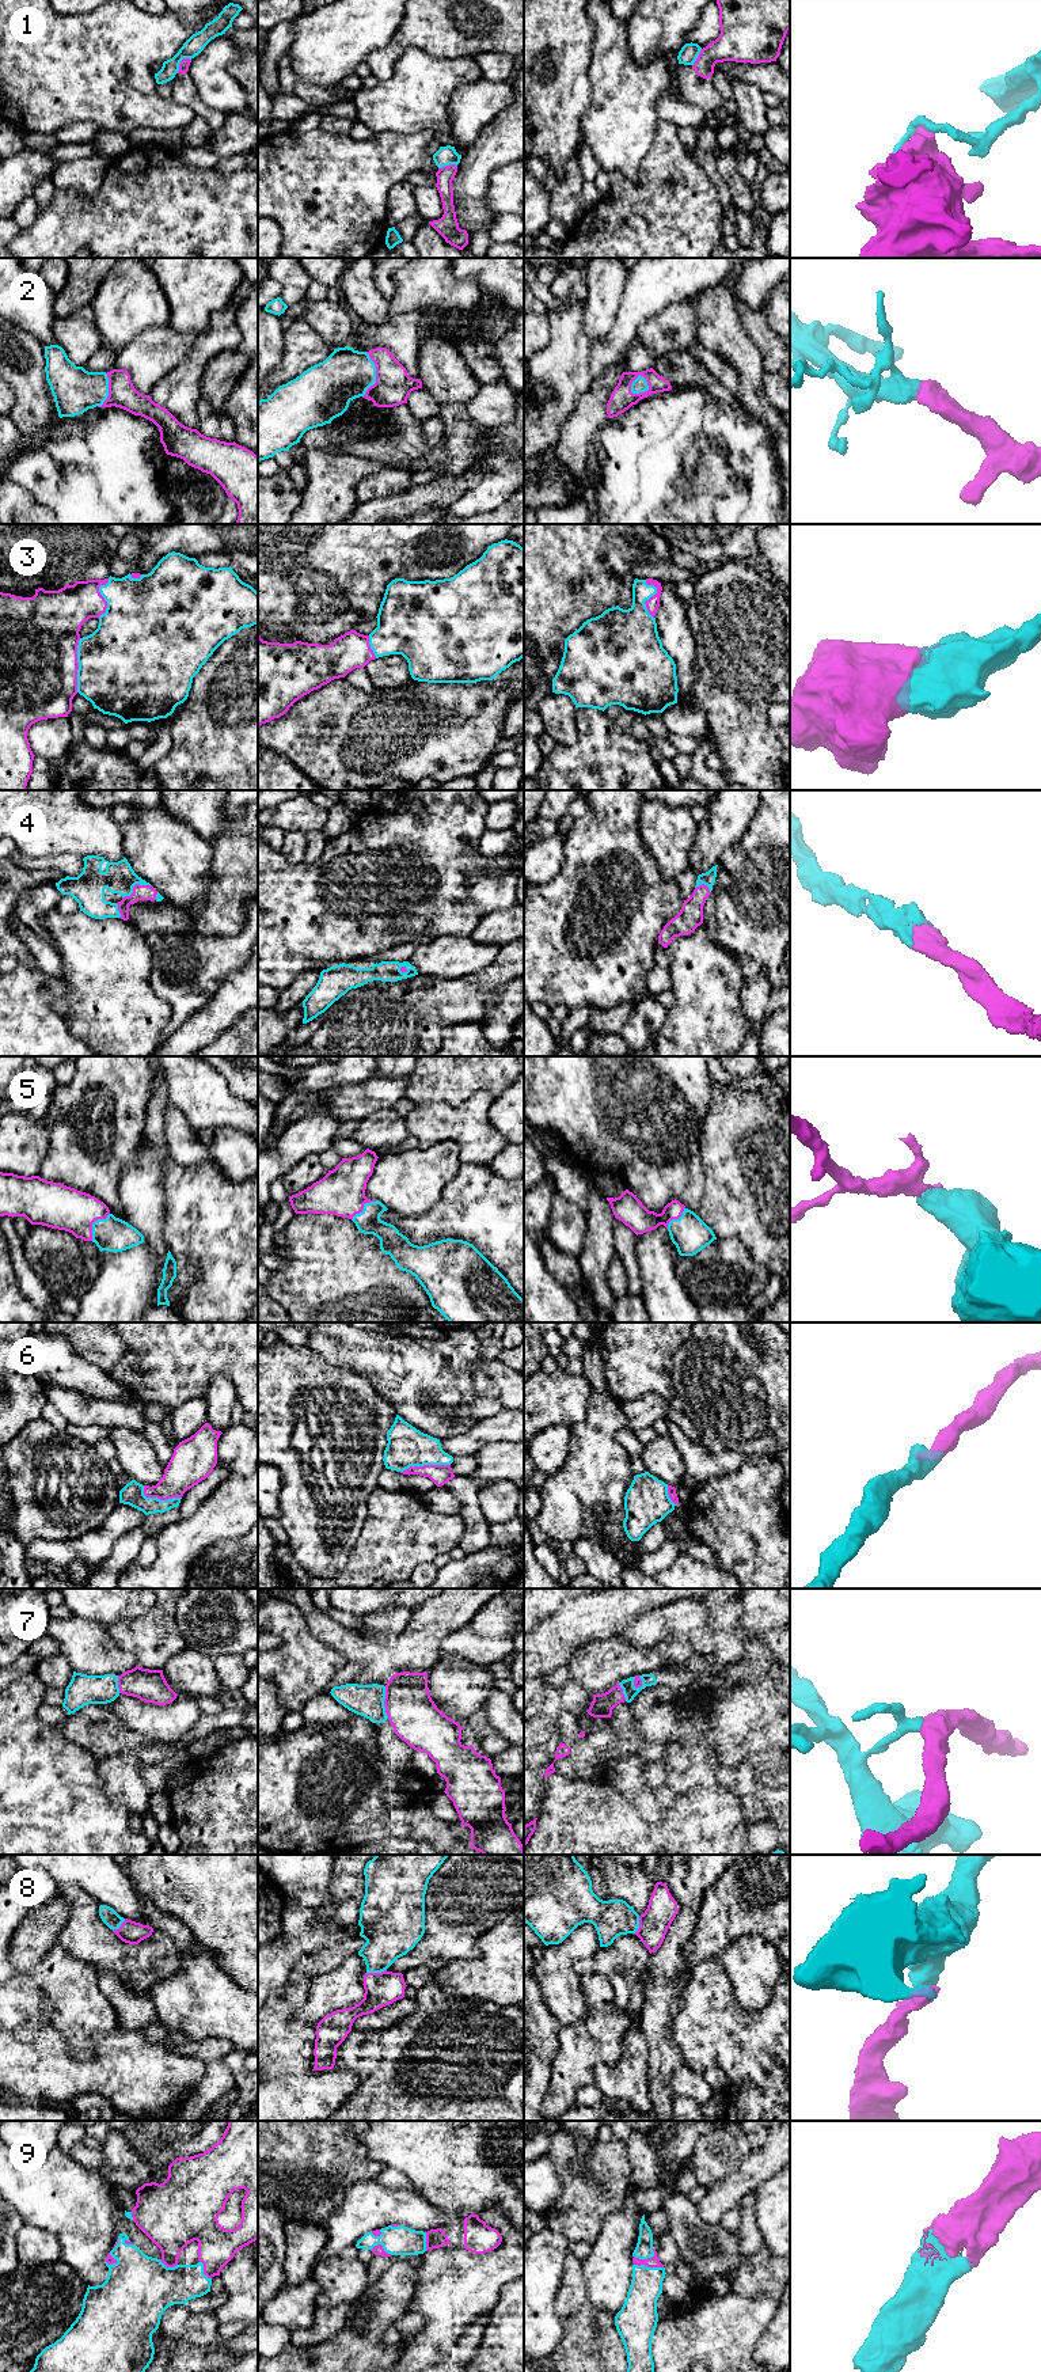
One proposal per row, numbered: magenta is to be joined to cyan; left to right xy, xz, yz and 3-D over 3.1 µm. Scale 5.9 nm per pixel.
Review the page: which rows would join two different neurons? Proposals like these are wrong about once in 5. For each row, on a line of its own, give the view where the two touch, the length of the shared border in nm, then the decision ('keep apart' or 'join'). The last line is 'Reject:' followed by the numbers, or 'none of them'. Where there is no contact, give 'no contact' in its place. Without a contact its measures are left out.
1: contact in xy; length 120 nm; keep apart
2: contact in yz; length 130 nm; join
3: contact in xy; length 320 nm; join
4: contact in xy; length 190 nm; join
5: contact in xy; length 200 nm; join
6: contact in xz; length 300 nm; join
7: contact in xz; length 190 nm; join
8: contact in xz; length 120 nm; join
9: contact in yz; length 180 nm; join
Reject: 1

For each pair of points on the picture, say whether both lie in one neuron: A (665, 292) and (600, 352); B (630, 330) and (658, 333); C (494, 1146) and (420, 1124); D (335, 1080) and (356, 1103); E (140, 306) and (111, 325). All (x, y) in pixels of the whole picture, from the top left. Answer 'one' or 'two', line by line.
A: one
B: two
C: one
D: two
E: one

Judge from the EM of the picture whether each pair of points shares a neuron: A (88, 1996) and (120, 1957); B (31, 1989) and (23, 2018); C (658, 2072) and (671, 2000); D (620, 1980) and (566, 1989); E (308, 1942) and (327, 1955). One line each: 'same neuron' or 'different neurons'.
A: different neurons
B: same neuron
C: same neuron
D: different neurons
E: different neurons

